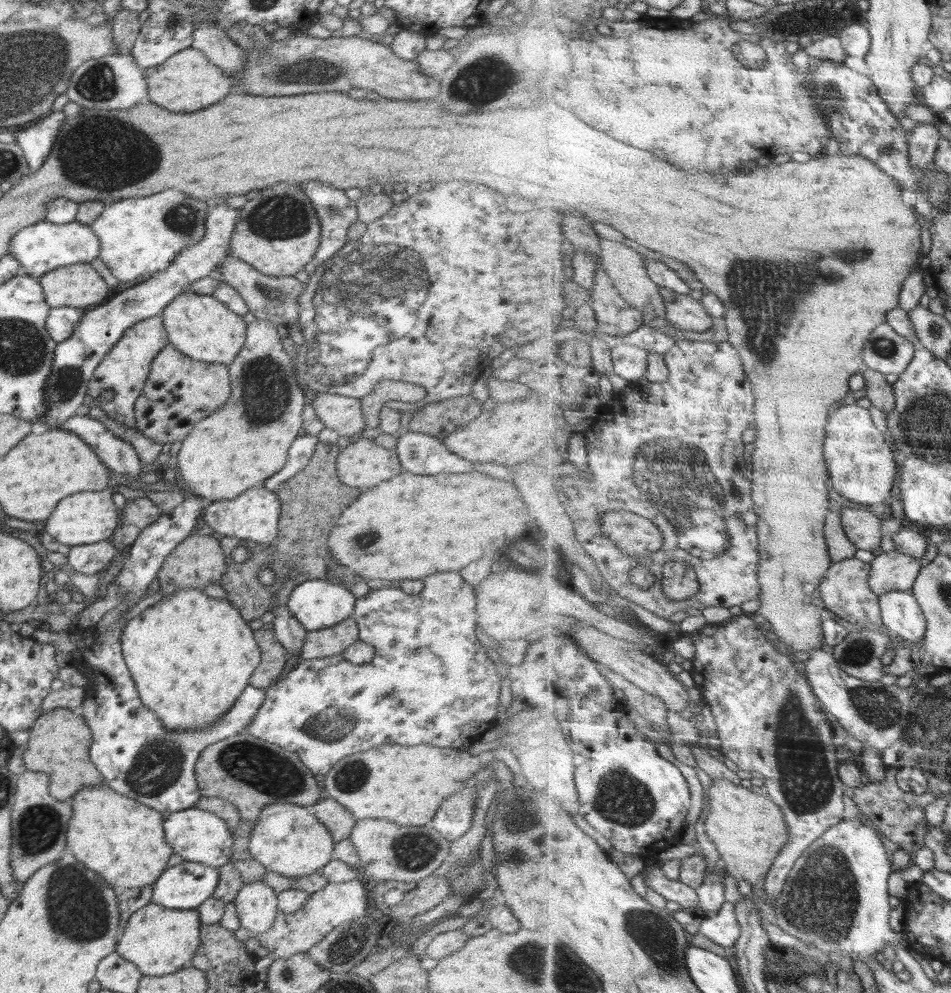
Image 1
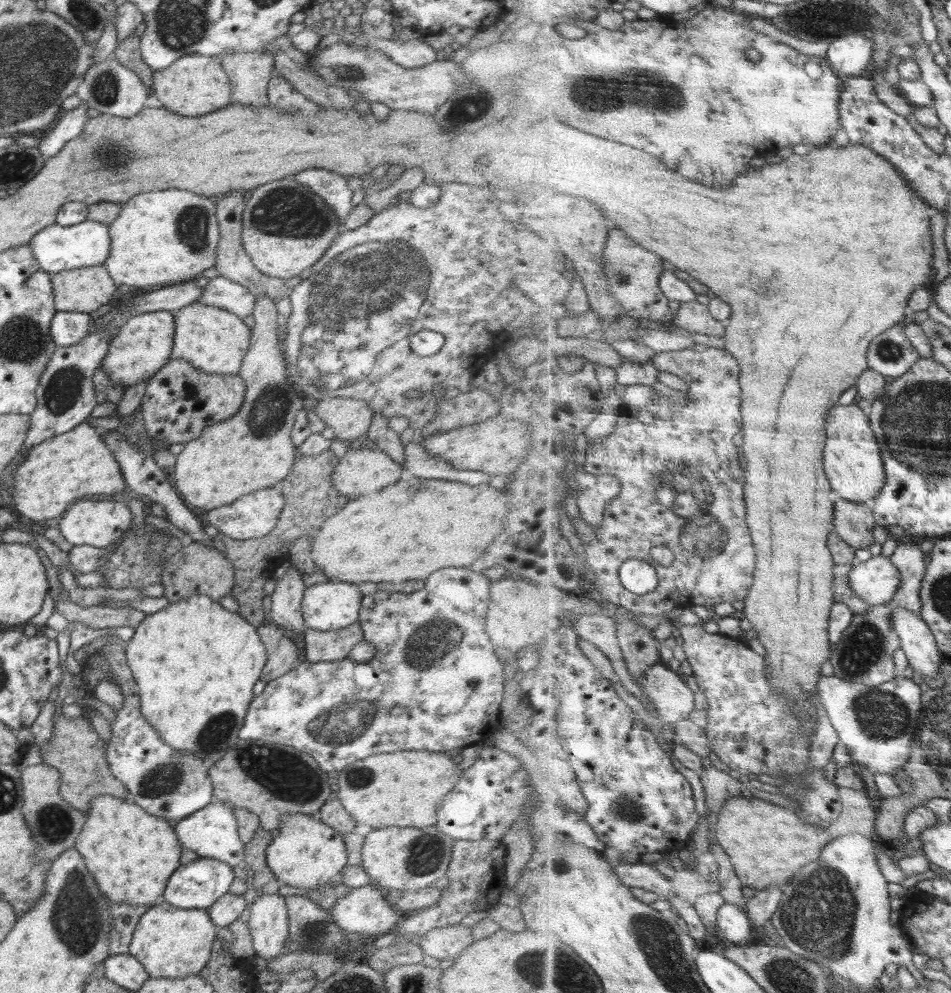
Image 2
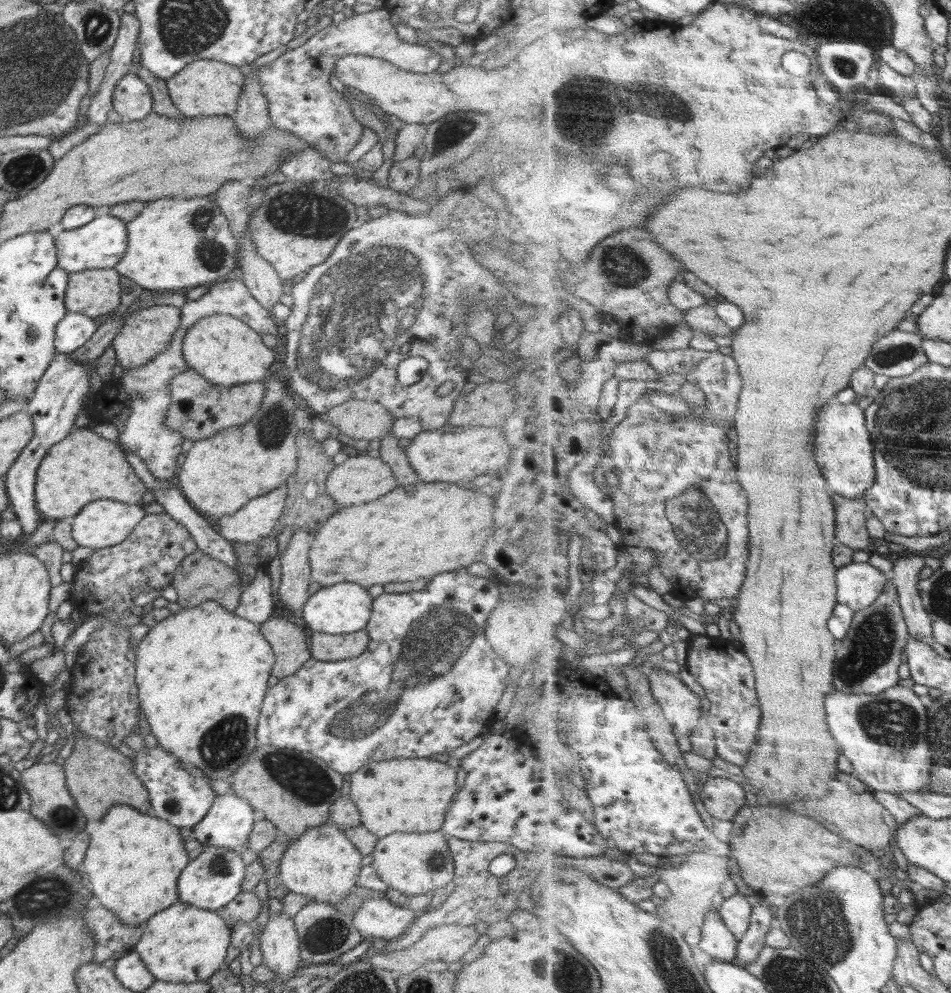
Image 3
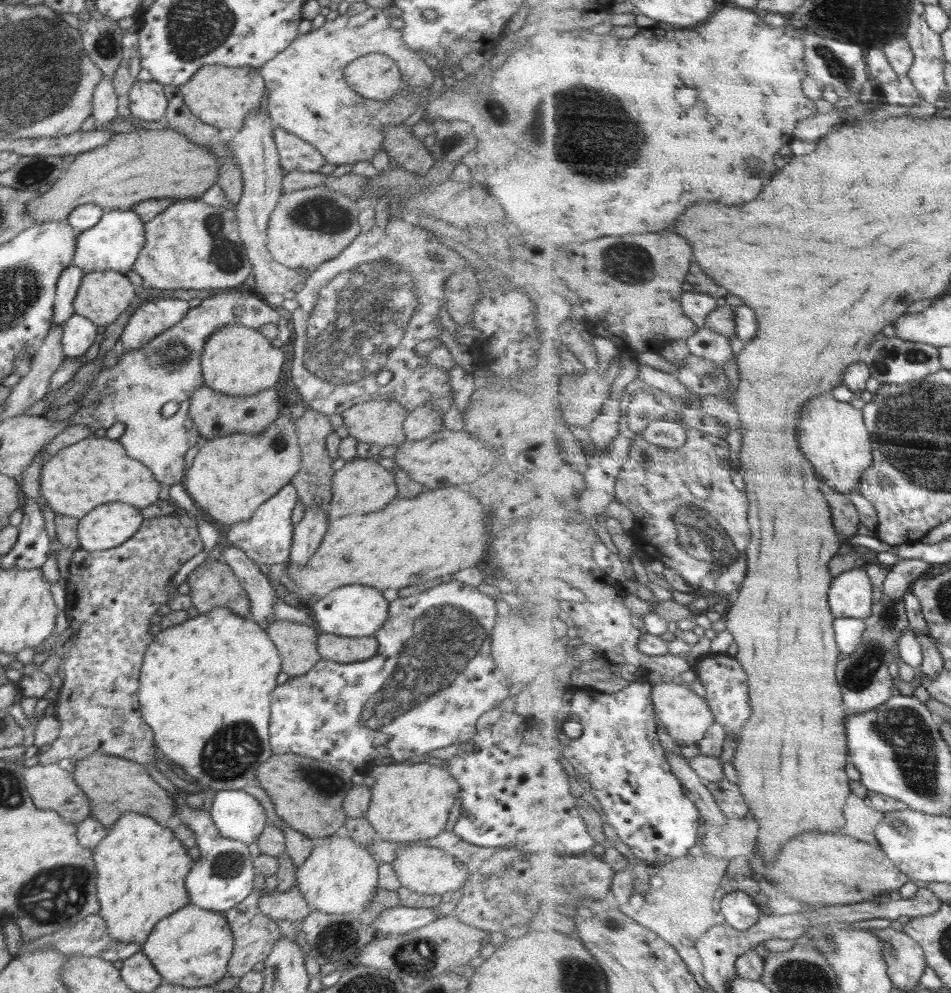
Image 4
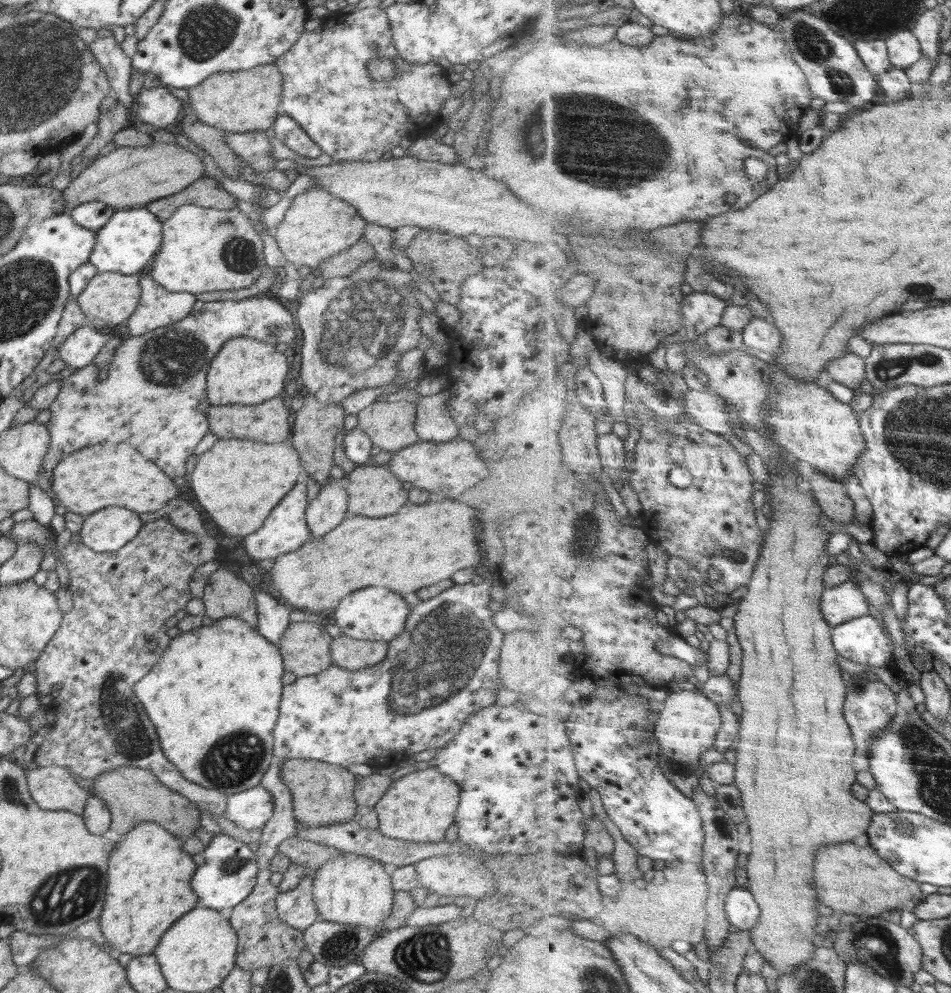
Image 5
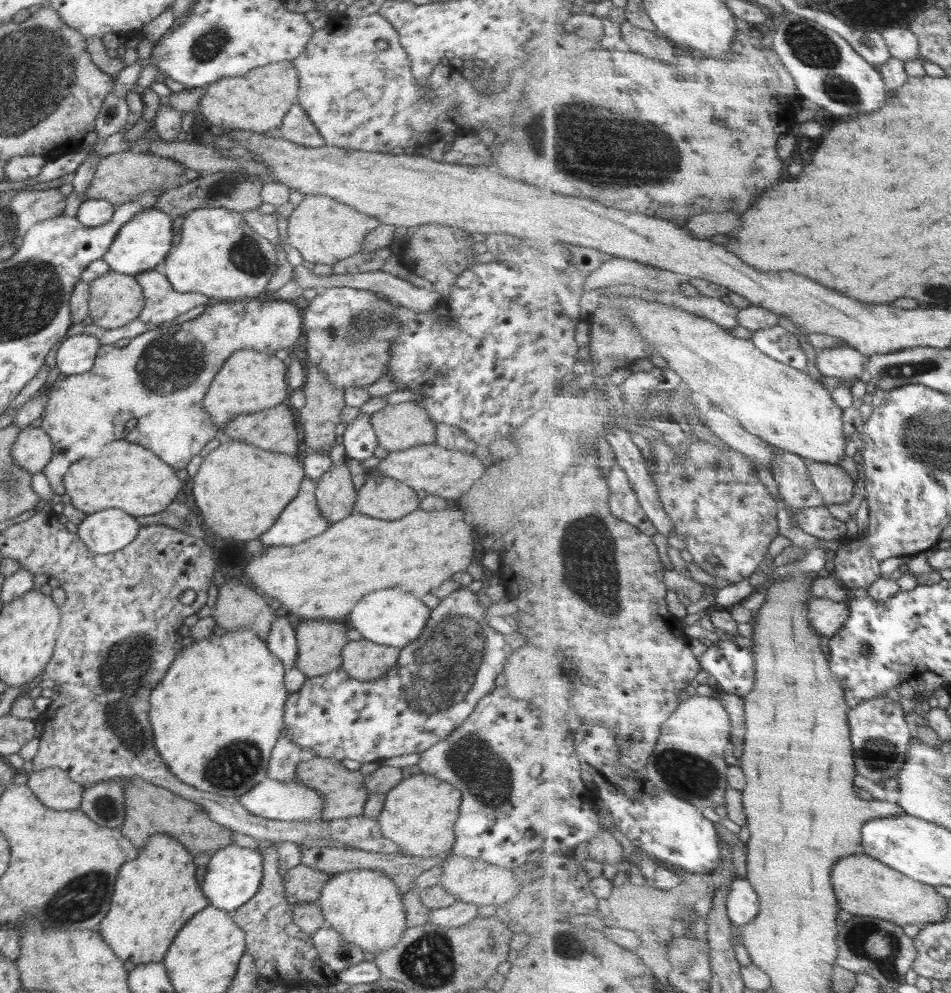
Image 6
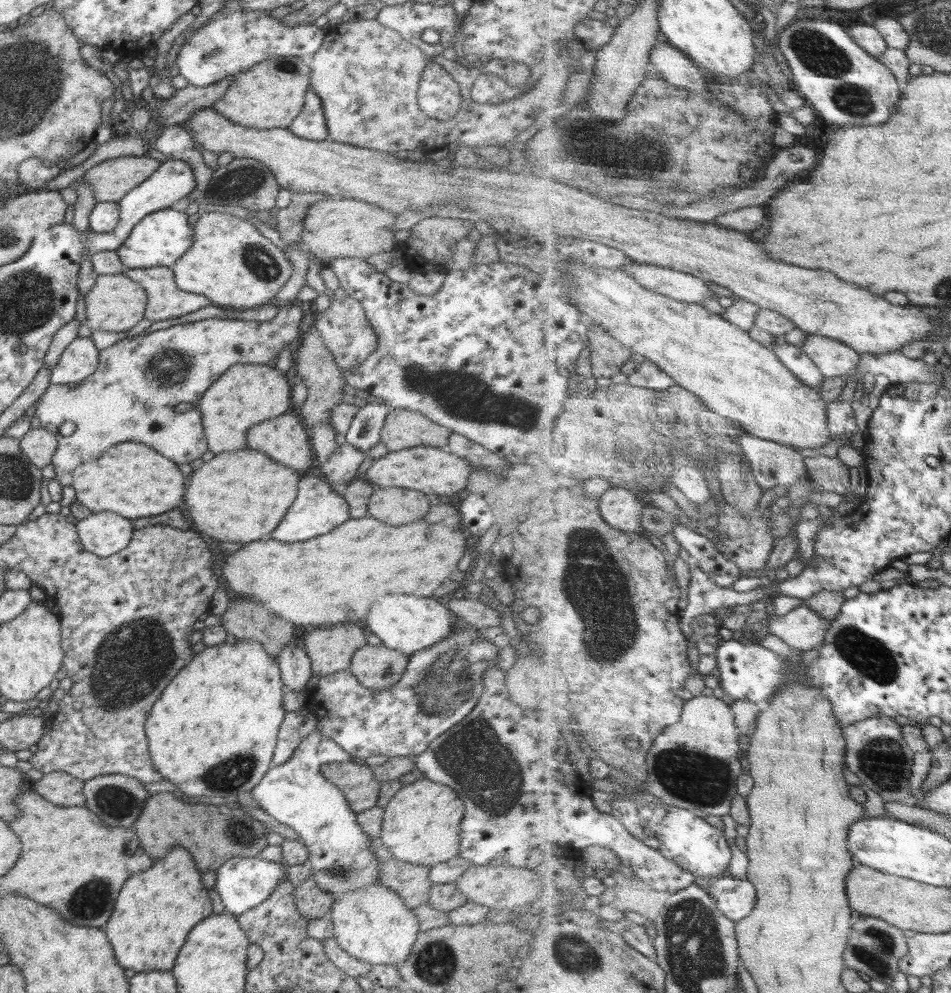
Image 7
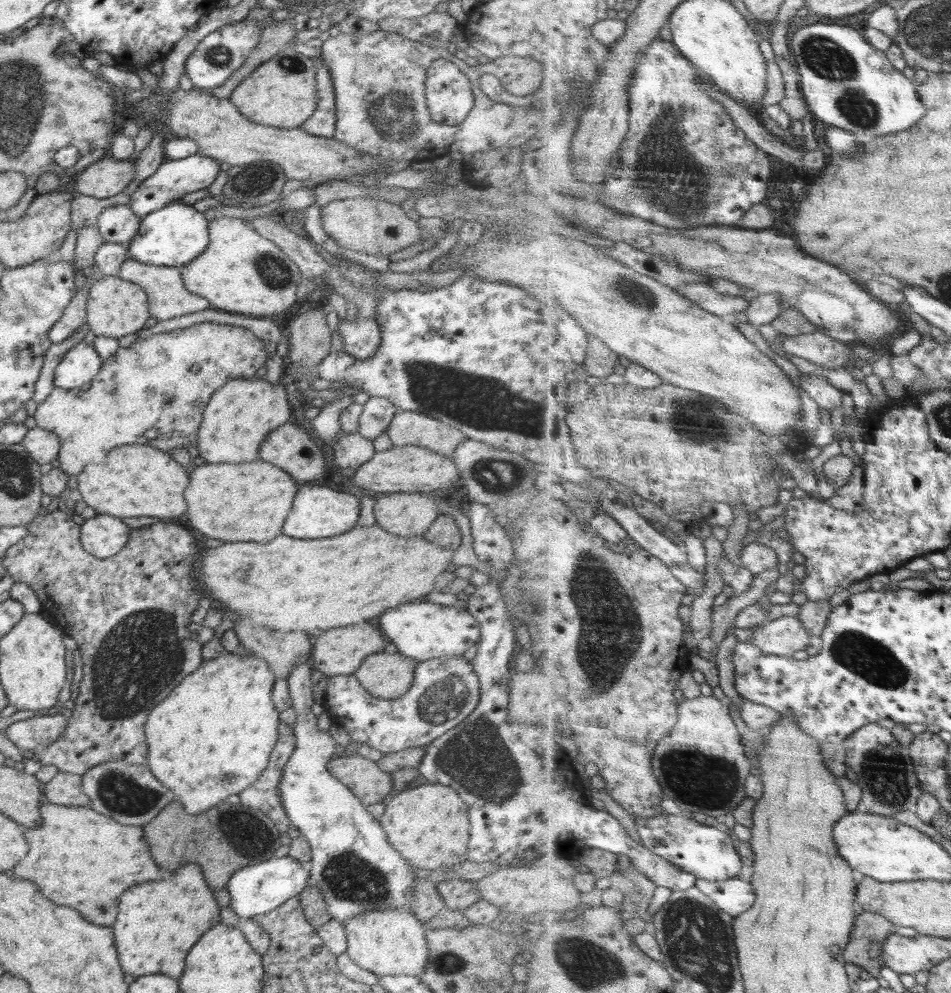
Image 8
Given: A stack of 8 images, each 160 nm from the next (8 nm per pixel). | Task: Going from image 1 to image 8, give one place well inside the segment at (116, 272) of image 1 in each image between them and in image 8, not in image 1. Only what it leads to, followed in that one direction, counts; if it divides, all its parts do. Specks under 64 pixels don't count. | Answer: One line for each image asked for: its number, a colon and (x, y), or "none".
2: (166, 236)
3: (175, 244)
4: (191, 245)
5: (203, 249)
6: (219, 255)
7: (230, 262)
8: (240, 271)

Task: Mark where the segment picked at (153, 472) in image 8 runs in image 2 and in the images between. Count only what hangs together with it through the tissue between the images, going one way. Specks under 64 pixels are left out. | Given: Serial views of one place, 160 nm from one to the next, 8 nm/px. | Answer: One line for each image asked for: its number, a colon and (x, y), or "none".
2: (53, 474)
3: (84, 467)
4: (95, 471)
5: (85, 481)
6: (125, 476)
7: (135, 482)

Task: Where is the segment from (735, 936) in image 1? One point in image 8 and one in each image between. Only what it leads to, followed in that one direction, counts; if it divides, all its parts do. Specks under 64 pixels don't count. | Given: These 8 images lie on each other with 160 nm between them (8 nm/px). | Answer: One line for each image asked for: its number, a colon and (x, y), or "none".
2: (735, 924)
3: (737, 912)
4: (741, 911)
5: (744, 911)
6: (744, 904)
7: (736, 898)
8: (735, 896)

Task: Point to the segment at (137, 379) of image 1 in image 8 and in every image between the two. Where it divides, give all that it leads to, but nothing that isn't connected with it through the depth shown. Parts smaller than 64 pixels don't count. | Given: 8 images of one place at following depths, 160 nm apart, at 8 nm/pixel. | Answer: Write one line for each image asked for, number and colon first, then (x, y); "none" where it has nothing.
2: (143, 345)
3: (146, 333)
4: (156, 315)
5: (157, 307)
6: (162, 303)
7: (165, 300)
8: (167, 296)

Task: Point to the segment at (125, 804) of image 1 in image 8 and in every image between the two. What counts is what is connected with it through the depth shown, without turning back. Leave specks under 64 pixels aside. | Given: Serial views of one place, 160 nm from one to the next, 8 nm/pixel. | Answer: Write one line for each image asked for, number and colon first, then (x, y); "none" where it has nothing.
2: (131, 854)
3: (134, 860)
4: (142, 866)
5: (150, 876)
6: (154, 896)
7: (170, 898)
8: (158, 923)

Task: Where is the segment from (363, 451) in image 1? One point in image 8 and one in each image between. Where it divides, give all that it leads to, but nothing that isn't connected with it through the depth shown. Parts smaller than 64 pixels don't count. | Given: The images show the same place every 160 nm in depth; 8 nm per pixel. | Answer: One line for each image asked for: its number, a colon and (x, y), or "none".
2: (361, 472)
3: (360, 478)
4: (361, 486)
5: (374, 491)
6: (380, 496)
7: (392, 505)
8: (403, 514)

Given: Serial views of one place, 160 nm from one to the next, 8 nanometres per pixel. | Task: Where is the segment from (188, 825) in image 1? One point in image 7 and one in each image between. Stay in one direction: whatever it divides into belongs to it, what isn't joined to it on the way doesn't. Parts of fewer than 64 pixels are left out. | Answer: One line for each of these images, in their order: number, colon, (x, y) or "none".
2: (212, 832)
3: (227, 825)
4: (239, 816)
5: (250, 809)
6: (287, 801)
7: (296, 793)

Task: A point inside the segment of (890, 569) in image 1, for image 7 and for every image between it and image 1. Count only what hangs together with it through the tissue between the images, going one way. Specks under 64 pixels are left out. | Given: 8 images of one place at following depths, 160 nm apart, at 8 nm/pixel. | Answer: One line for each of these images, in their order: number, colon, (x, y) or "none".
2: (877, 580)
3: (861, 584)
4: (852, 595)
5: (844, 603)
6: (829, 616)
7: (803, 628)

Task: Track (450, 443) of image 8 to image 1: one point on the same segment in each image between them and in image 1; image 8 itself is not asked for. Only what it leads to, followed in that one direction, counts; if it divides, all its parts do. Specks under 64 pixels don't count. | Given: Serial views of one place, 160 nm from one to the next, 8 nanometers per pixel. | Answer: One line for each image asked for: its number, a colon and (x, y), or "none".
1: (342, 414)
2: (350, 419)
3: (359, 420)
4: (380, 421)
5: (390, 425)
6: (400, 426)
7: (403, 428)

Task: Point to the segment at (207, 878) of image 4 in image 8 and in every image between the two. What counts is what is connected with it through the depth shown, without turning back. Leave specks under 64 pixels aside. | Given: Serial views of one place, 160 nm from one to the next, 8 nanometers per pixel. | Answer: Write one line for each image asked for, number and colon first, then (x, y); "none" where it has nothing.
5: (229, 875)
6: (234, 875)
7: (242, 883)
8: (256, 890)

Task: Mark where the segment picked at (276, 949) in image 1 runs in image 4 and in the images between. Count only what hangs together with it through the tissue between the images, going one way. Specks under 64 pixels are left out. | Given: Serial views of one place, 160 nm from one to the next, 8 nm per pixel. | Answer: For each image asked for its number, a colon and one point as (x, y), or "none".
2: (364, 909)
3: (378, 917)
4: (399, 920)

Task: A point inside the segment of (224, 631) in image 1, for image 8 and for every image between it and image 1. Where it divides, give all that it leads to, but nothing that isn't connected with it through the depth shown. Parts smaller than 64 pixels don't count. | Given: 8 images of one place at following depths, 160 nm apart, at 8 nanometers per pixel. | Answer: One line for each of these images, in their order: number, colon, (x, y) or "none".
2: (195, 663)
3: (201, 673)
4: (205, 685)
5: (213, 696)
6: (217, 714)
7: (216, 725)
8: (212, 737)

